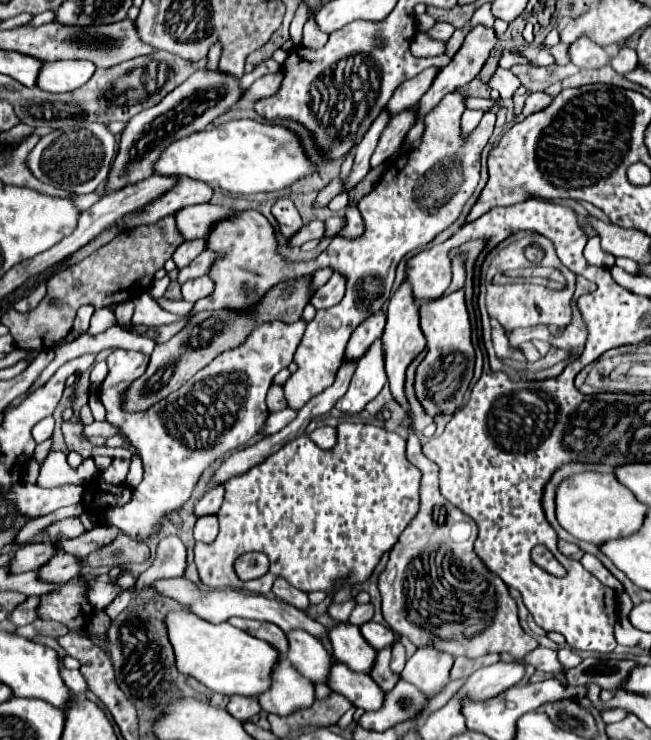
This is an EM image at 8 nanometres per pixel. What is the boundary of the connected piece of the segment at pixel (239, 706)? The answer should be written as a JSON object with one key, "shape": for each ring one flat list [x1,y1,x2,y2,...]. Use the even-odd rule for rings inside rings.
{"shape":[[232,695,226,709,230,711,232,717,236,717,240,721,248,721,250,717,254,717,254,715,258,715,262,711,258,699,254,699,254,697,242,697,242,695]]}

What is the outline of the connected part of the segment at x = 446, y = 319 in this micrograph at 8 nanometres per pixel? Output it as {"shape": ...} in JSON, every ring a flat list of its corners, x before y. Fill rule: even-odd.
{"shape":[[454,291,448,297,442,297,438,301,422,305,420,327,428,341,428,353,416,373,416,395,430,415,454,413,462,405,464,393,466,393,466,389,472,381,472,375,474,375,474,347,472,347,472,339,470,339,472,329,470,329,470,315,468,315,466,301,464,301,464,291]]}

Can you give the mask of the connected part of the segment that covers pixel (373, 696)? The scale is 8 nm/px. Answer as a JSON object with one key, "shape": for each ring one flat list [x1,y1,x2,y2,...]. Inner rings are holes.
{"shape":[[334,661,330,671,330,689,342,693,352,701,354,707,364,711,376,711,382,707,384,691,380,685,366,673,352,673,346,665]]}

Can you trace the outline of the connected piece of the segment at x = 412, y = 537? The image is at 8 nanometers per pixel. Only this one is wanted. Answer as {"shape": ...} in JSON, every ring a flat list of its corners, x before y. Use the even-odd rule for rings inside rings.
{"shape":[[408,427,408,447,406,457,412,465,416,465,422,473,420,483,420,509,414,515,414,521,404,529,398,543,390,551,390,561,384,573,378,579,378,589,382,595,382,615,384,621,396,631,398,635,408,637,416,647,434,647,438,651,450,653,454,657,482,657,488,653,508,653,514,659,522,659,526,653,538,647,536,639,522,631,518,623,518,609,514,599,508,593,506,583,492,573,482,559,474,553,474,541,478,535,478,527,470,517,466,517,458,507,448,503,442,493,438,491,438,467,430,459,424,457,420,449,420,441,412,427],[468,523,470,531,458,535,452,533,454,525]]}

